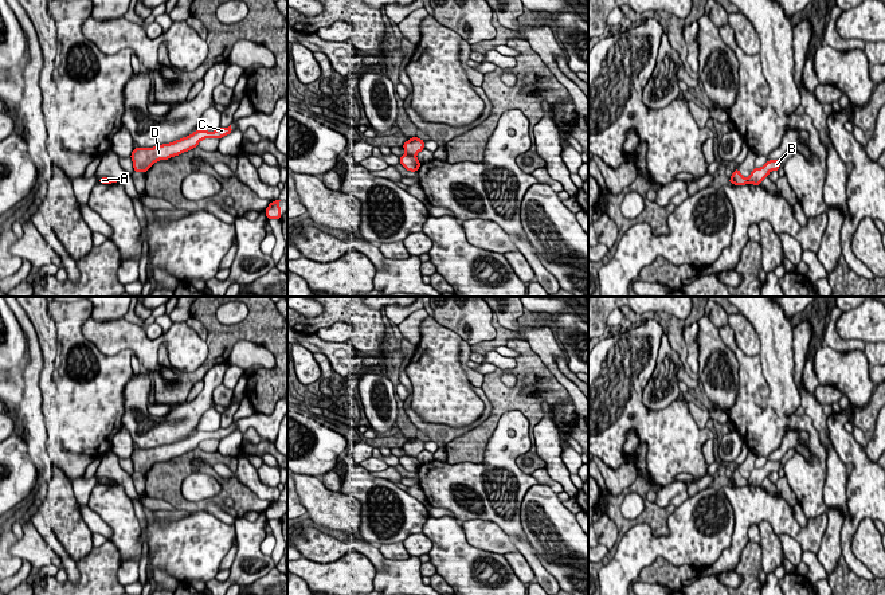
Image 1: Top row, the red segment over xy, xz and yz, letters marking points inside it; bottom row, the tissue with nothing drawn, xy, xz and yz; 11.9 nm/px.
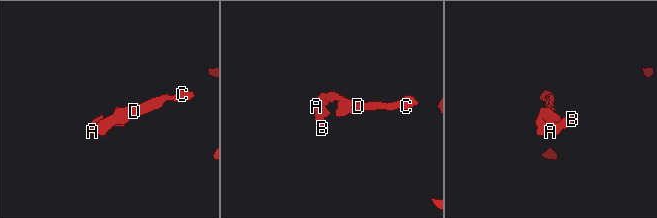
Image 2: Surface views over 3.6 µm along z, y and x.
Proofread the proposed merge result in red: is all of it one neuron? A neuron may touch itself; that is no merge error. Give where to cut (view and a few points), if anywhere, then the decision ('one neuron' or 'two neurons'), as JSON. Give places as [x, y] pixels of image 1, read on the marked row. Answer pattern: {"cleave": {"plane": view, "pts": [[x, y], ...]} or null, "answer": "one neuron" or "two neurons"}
{"cleave": {"plane": "xz", "pts": [[407, 153], [414, 156]]}, "answer": "two neurons"}

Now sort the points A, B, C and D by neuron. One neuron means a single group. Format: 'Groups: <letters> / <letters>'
Groups: A B / C D

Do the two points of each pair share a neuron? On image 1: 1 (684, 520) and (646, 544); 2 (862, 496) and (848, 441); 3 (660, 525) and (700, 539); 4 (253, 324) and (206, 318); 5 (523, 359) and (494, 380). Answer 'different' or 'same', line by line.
1: same
2: same
3: different
4: same
5: same

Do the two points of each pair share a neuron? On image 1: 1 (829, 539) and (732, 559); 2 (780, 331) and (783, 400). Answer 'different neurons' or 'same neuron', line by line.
1: different neurons
2: same neuron

